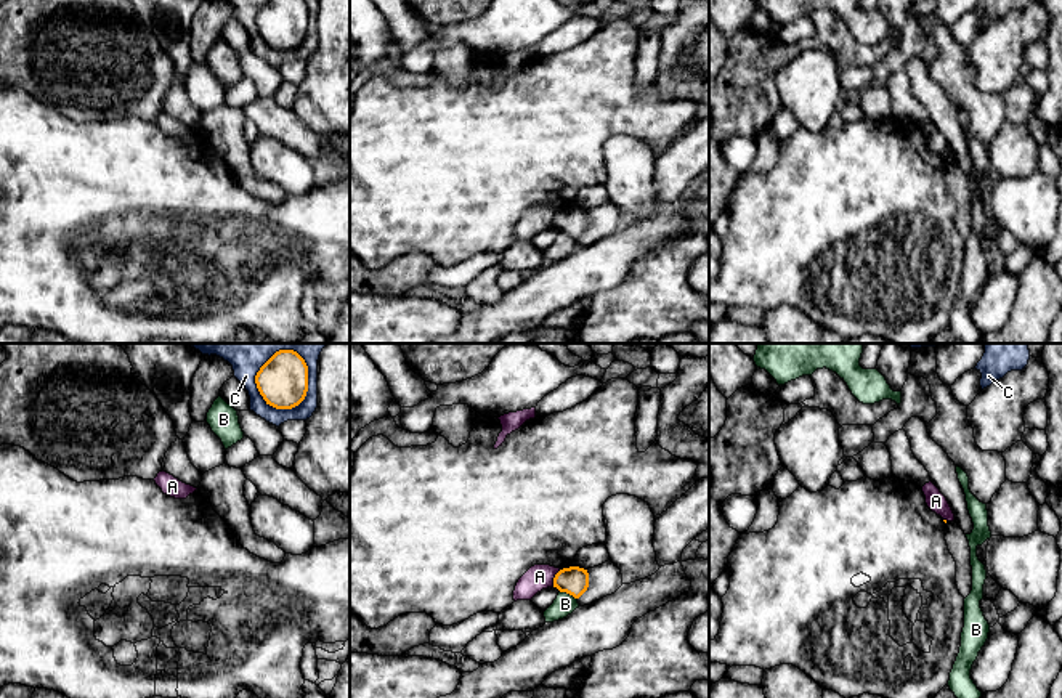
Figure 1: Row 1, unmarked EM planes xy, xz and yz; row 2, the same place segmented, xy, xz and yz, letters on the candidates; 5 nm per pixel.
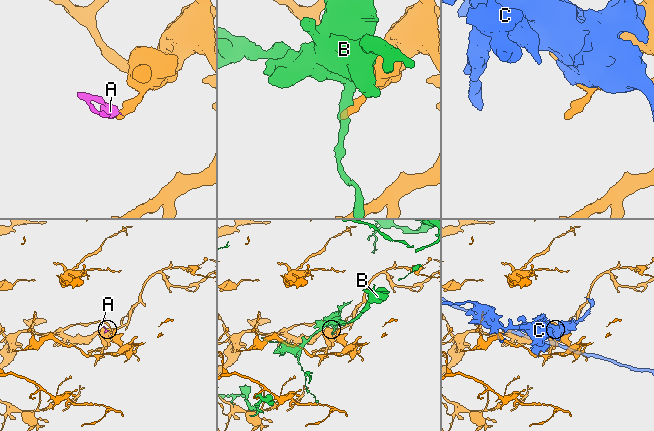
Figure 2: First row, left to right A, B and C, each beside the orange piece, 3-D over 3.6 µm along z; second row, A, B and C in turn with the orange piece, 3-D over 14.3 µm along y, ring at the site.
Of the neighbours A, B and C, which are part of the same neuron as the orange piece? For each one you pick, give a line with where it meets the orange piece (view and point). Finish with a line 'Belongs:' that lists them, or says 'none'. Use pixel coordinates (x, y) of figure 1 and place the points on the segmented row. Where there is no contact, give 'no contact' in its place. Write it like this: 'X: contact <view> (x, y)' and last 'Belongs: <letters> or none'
Belongs: none

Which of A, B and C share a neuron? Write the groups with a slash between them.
A / B / C

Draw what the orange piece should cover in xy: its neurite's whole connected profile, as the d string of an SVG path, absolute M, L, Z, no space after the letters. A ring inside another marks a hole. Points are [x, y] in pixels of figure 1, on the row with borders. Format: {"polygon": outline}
{"polygon": "M279 350L260 367L255 383L266 404L292 409L306 396L308 366L297 351Z"}

